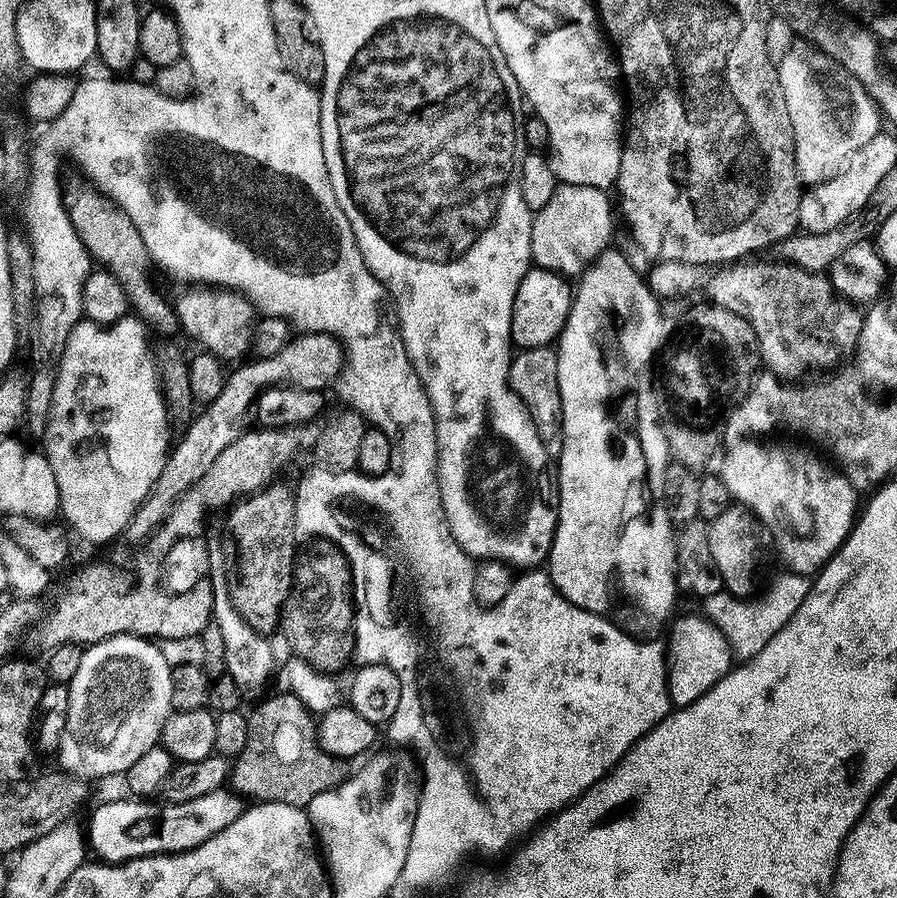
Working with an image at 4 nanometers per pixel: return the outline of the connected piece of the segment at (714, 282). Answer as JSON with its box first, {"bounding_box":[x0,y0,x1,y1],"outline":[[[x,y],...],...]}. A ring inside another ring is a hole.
{"bounding_box":[706,262,865,382],"outline":[[[737,262],[731,266],[725,267],[723,270],[717,271],[713,275],[711,282],[706,289],[706,296],[709,296],[711,303],[717,308],[725,308],[730,310],[730,314],[738,314],[742,318],[746,318],[746,322],[750,322],[750,326],[754,326],[754,334],[758,334],[758,342],[760,343],[760,354],[762,357],[762,364],[771,375],[777,376],[779,380],[785,382],[800,382],[808,376],[811,372],[820,372],[819,374],[828,374],[833,370],[839,369],[840,364],[848,355],[855,353],[860,346],[860,339],[862,338],[862,330],[864,329],[865,313],[861,311],[857,305],[841,298],[836,289],[832,287],[832,281],[827,275],[812,275],[801,268],[795,267],[788,262],[781,262],[782,264],[752,264],[756,262]]]}

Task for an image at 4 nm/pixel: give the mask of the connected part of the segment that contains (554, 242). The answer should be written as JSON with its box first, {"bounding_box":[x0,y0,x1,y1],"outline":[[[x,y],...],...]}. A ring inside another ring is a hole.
{"bounding_box":[532,183,614,278],"outline":[[[561,183],[557,187],[554,198],[550,198],[550,202],[545,206],[541,212],[535,213],[532,222],[532,259],[534,261],[535,267],[545,268],[551,272],[559,272],[561,276],[565,278],[575,278],[583,277],[584,273],[604,255],[605,252],[609,251],[610,245],[608,244],[612,240],[612,208],[614,212],[614,204],[608,201],[609,193],[602,188],[591,188],[590,186],[574,186],[573,184]]]}

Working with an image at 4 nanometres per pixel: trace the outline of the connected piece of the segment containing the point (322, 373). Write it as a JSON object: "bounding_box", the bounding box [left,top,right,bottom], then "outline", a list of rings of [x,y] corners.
{"bounding_box":[126,332,346,546],"outline":[[[313,332],[311,334],[297,335],[295,338],[289,340],[288,345],[279,351],[278,354],[273,357],[257,359],[255,363],[245,363],[243,366],[237,367],[237,372],[233,371],[229,375],[226,382],[226,390],[222,390],[222,395],[218,397],[218,402],[207,405],[201,411],[204,413],[201,416],[199,413],[187,425],[187,428],[189,427],[188,437],[177,448],[175,445],[171,449],[168,464],[165,466],[163,474],[158,478],[154,490],[148,496],[148,501],[137,510],[135,518],[128,523],[126,536],[127,539],[130,538],[133,540],[133,545],[139,546],[145,540],[150,539],[166,522],[166,518],[174,510],[176,503],[206,475],[210,470],[210,466],[214,466],[214,462],[218,462],[218,458],[222,458],[222,454],[226,454],[226,450],[230,450],[230,446],[234,446],[234,442],[238,442],[238,438],[242,438],[244,433],[249,431],[251,424],[248,423],[253,423],[254,409],[264,392],[268,391],[269,388],[301,388],[302,390],[310,390],[311,392],[324,392],[328,390],[331,384],[333,387],[339,381],[346,367],[346,357],[344,355],[344,345],[335,336]]]}

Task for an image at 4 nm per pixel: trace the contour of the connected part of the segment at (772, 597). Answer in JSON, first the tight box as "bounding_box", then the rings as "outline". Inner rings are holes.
{"bounding_box":[703,574,813,662],"outline":[[[783,574],[758,600],[735,597],[732,593],[723,592],[712,596],[703,603],[705,615],[723,633],[732,648],[735,659],[740,662],[753,660],[770,644],[774,637],[783,630],[802,610],[806,598],[812,593],[813,581],[806,576]]]}

